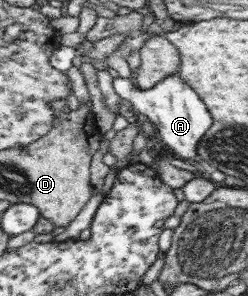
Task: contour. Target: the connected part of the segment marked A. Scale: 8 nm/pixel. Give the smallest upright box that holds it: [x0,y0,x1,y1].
[112,74,213,167]

